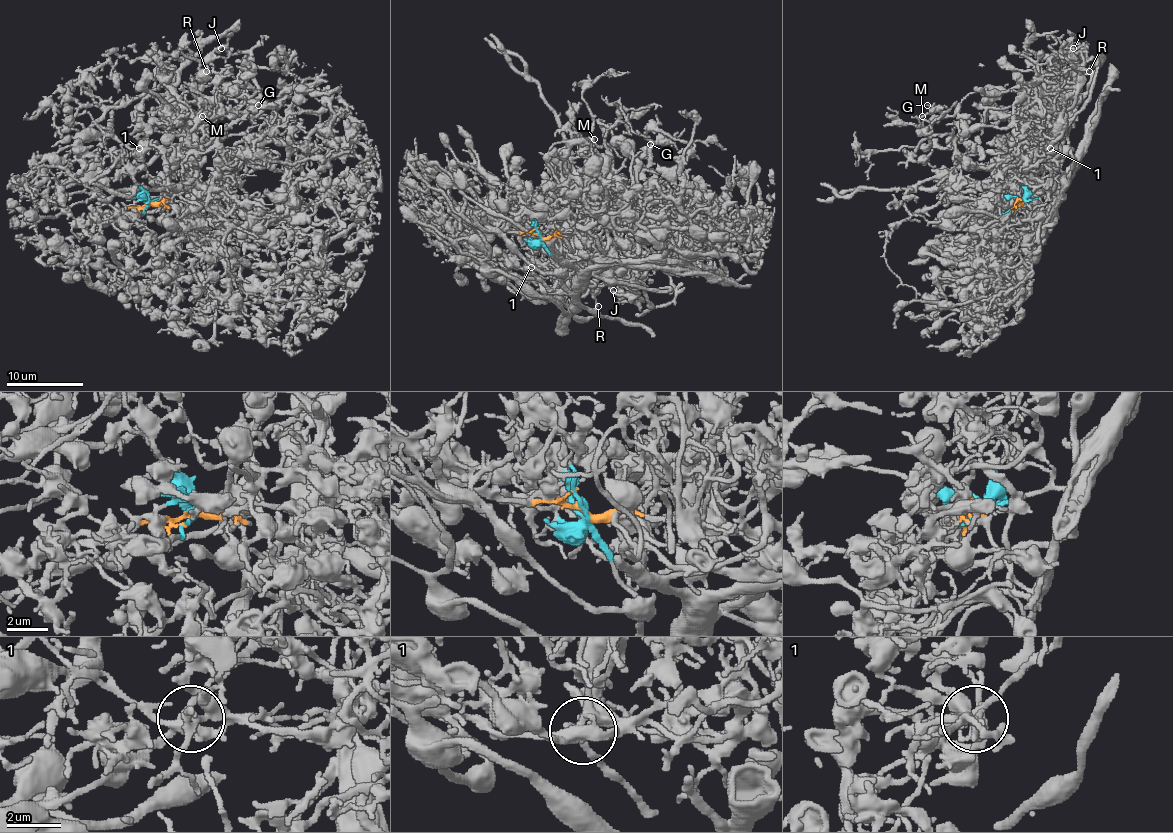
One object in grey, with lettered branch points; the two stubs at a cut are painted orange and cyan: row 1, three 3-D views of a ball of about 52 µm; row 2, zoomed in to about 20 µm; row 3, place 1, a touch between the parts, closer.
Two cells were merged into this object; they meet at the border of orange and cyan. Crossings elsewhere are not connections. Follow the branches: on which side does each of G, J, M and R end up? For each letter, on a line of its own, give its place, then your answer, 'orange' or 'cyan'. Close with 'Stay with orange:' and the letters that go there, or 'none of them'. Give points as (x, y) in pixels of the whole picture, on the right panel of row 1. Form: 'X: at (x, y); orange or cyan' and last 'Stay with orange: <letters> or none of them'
G: at (927, 105); orange
J: at (1073, 48); cyan
M: at (922, 116); orange
R: at (1089, 71); cyan
Stay with orange: G, M

